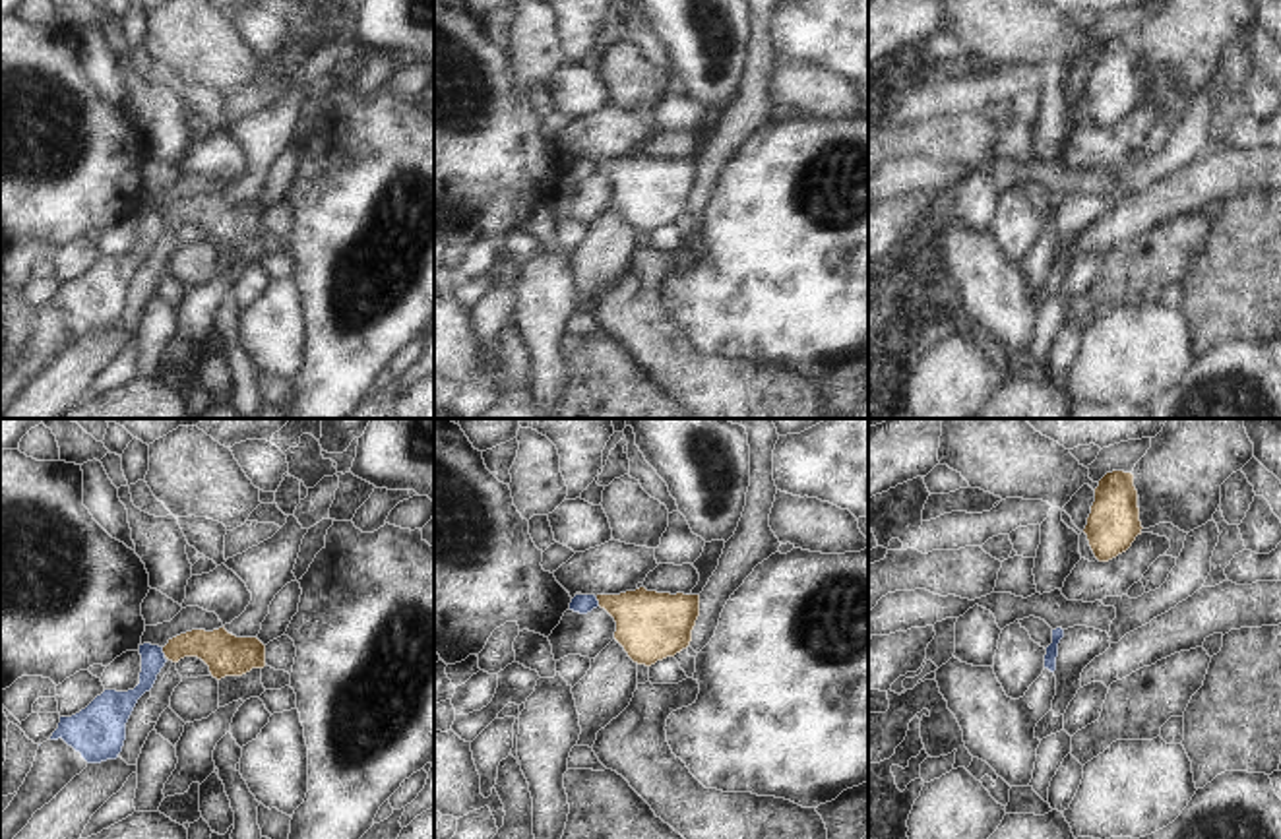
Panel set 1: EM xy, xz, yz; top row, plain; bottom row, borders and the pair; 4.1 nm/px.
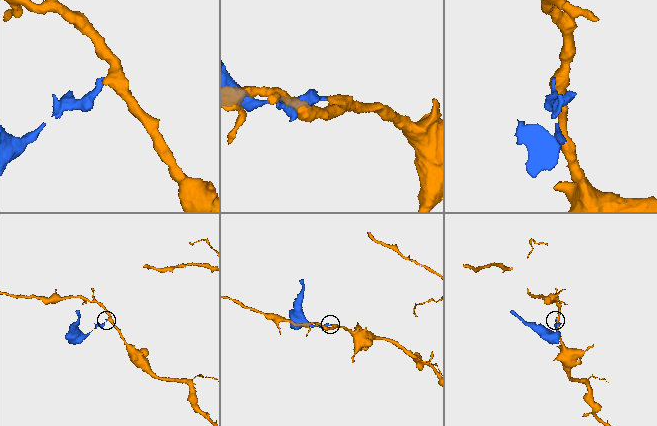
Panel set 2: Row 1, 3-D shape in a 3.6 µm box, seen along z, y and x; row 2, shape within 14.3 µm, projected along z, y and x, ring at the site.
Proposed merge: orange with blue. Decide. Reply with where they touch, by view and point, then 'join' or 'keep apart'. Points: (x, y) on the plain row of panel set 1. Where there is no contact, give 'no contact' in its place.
xy (163, 217) | keep apart

